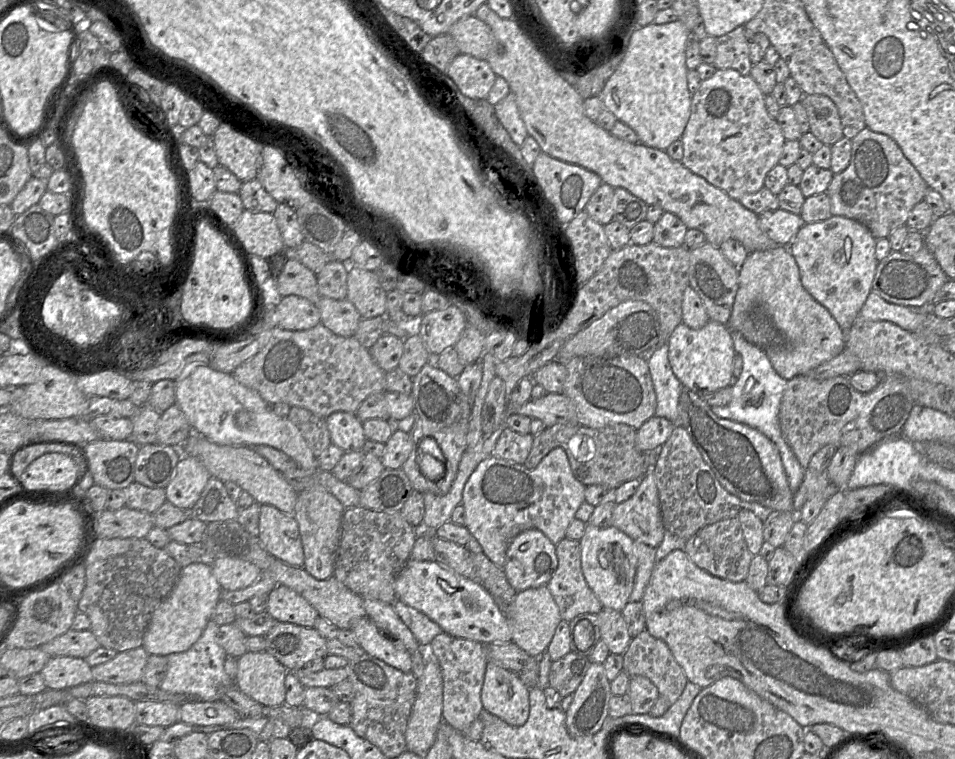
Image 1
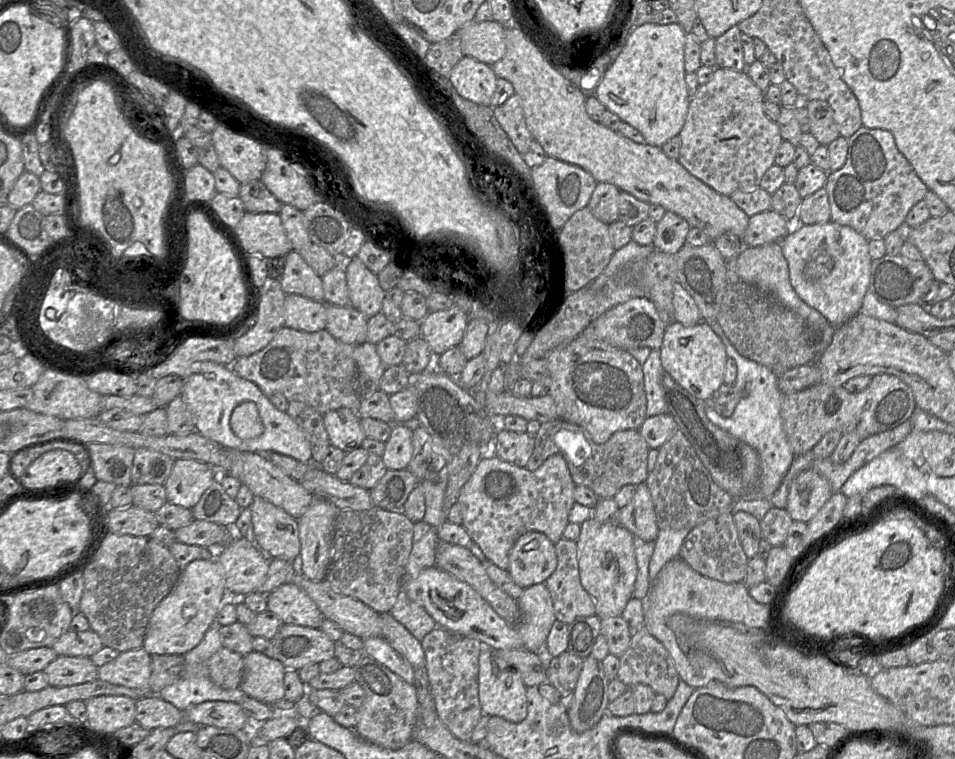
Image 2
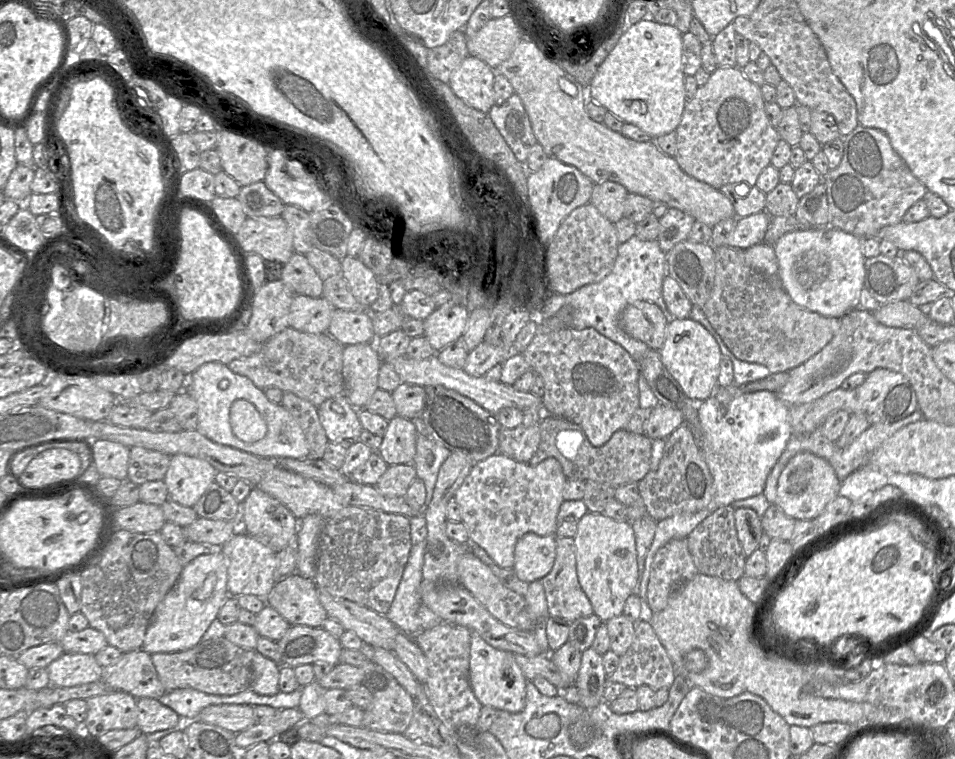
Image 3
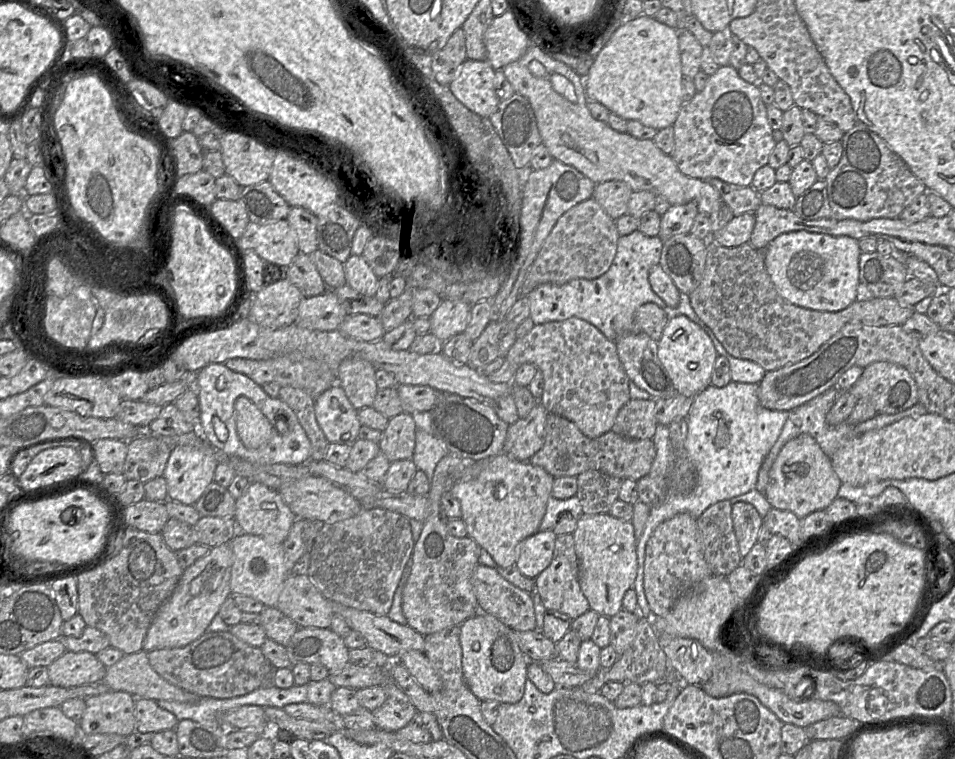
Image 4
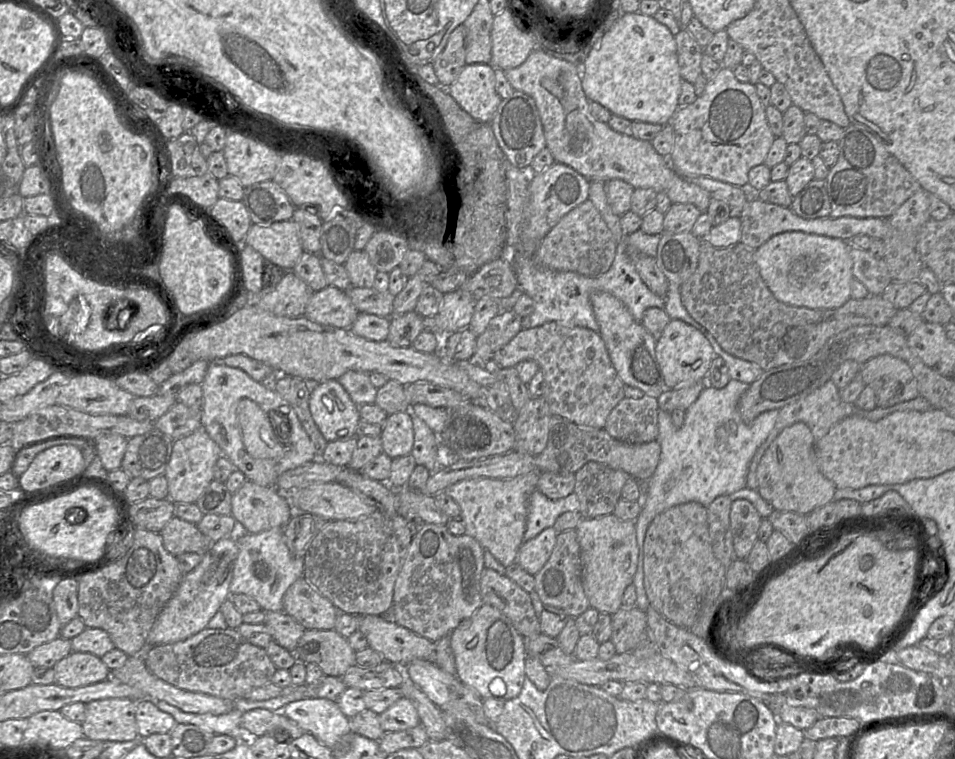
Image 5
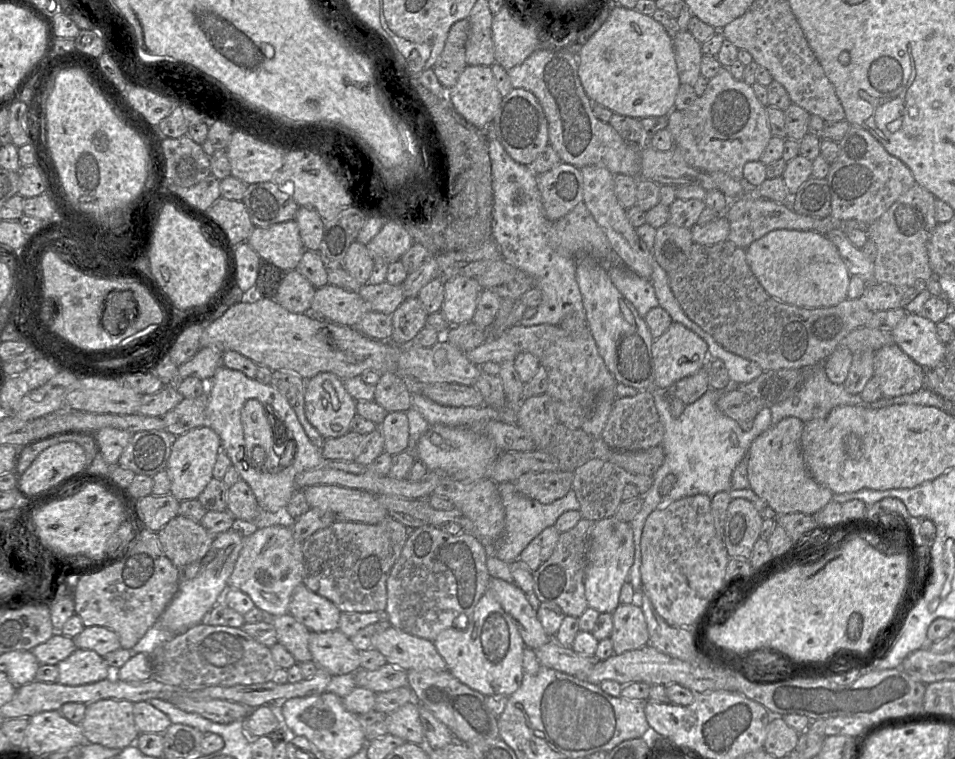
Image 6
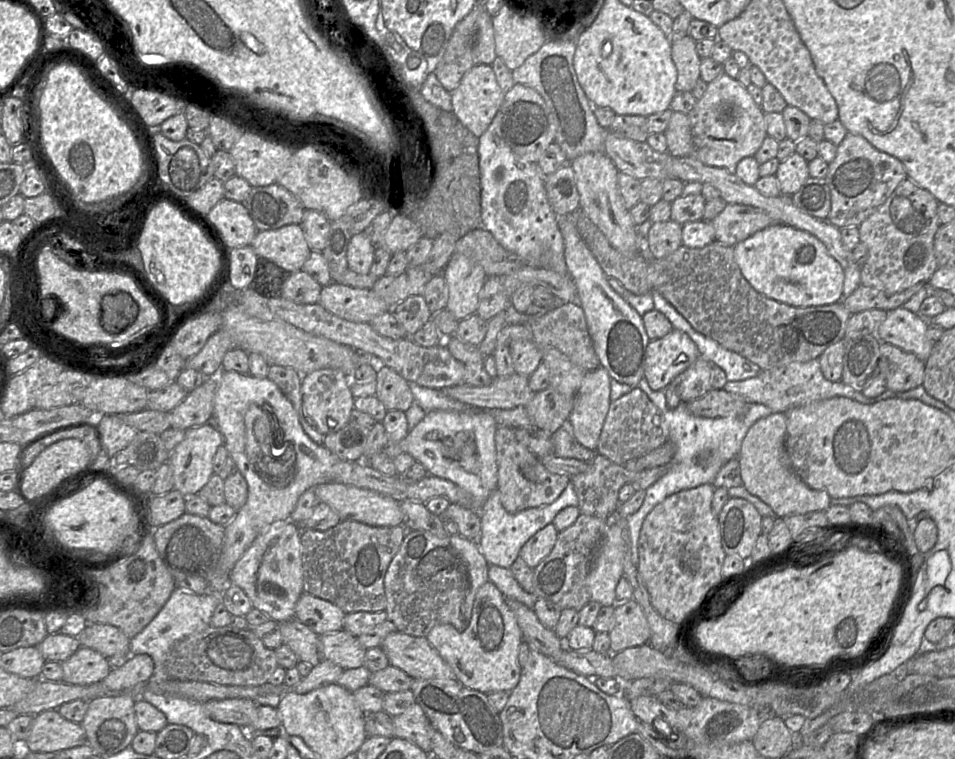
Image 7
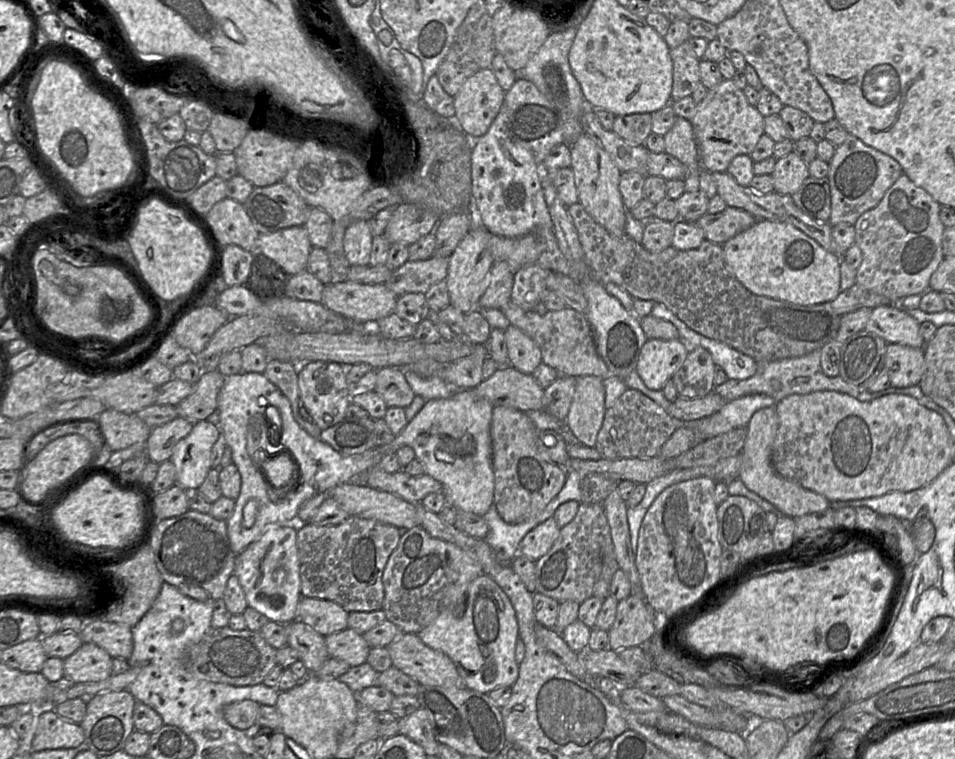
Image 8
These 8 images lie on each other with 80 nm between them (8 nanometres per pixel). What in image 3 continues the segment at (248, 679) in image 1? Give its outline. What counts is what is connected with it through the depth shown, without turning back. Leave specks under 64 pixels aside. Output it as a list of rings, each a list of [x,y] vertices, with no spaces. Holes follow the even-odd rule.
[[[255,651],[252,659],[250,689],[260,695],[275,695],[279,690],[280,666]]]

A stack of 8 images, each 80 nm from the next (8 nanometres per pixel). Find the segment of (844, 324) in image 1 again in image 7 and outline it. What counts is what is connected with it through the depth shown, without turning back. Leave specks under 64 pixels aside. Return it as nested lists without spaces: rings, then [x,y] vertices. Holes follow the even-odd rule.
[[[774,224],[734,247],[734,259],[750,285],[767,298],[795,307],[822,306],[843,298],[844,268],[812,234]]]

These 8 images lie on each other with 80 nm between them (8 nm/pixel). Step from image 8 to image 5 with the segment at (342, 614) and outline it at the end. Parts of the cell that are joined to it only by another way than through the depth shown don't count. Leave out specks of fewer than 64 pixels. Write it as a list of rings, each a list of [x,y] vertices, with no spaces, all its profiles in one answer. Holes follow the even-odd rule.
[[[304,576],[286,590],[283,596],[283,611],[305,630],[332,630],[340,613]]]

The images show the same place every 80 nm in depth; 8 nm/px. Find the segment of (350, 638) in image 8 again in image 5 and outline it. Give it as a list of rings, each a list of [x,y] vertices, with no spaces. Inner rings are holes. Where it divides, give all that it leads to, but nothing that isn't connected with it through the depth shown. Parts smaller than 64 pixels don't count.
[[[310,629],[305,630],[293,654],[297,661],[317,664],[324,675],[342,677],[350,667],[356,665],[355,652],[348,640],[336,630]]]

